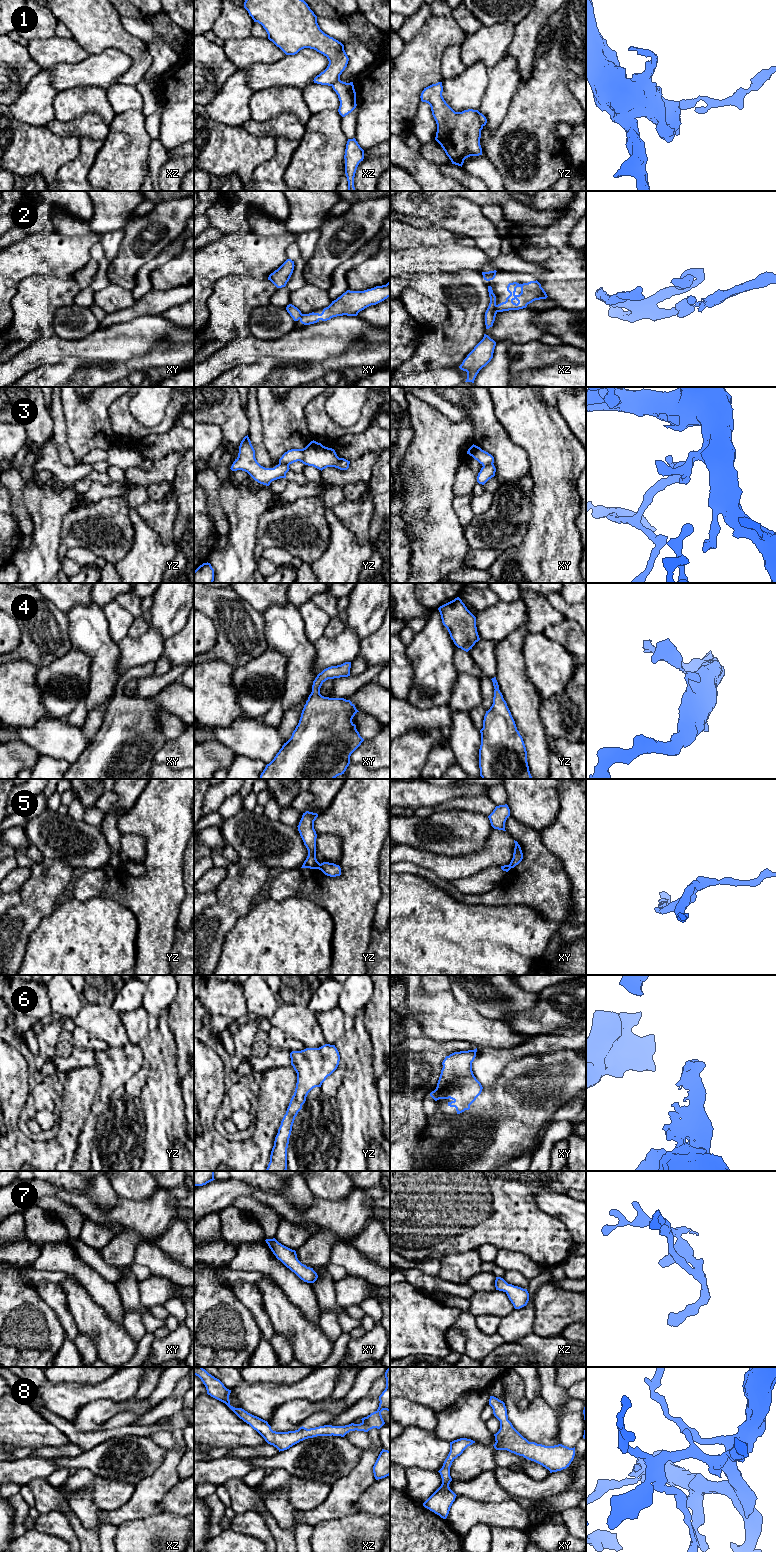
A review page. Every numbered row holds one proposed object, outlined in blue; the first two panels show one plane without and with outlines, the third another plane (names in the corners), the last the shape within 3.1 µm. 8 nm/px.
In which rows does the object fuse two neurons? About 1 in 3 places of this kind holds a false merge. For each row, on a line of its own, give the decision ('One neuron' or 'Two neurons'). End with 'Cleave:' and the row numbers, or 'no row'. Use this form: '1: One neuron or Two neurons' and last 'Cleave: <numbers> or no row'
1: Two neurons
2: Two neurons
3: Two neurons
4: One neuron
5: Two neurons
6: One neuron
7: One neuron
8: One neuron
Cleave: 1, 2, 3, 5

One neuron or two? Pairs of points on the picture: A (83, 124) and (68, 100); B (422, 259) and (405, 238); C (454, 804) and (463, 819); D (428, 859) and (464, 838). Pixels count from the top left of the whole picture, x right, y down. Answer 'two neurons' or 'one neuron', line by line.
A: two neurons
B: two neurons
C: two neurons
D: two neurons

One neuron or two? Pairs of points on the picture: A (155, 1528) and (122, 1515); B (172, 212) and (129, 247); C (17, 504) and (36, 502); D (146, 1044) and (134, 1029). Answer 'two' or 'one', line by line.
A: two
B: one
C: two
D: two

